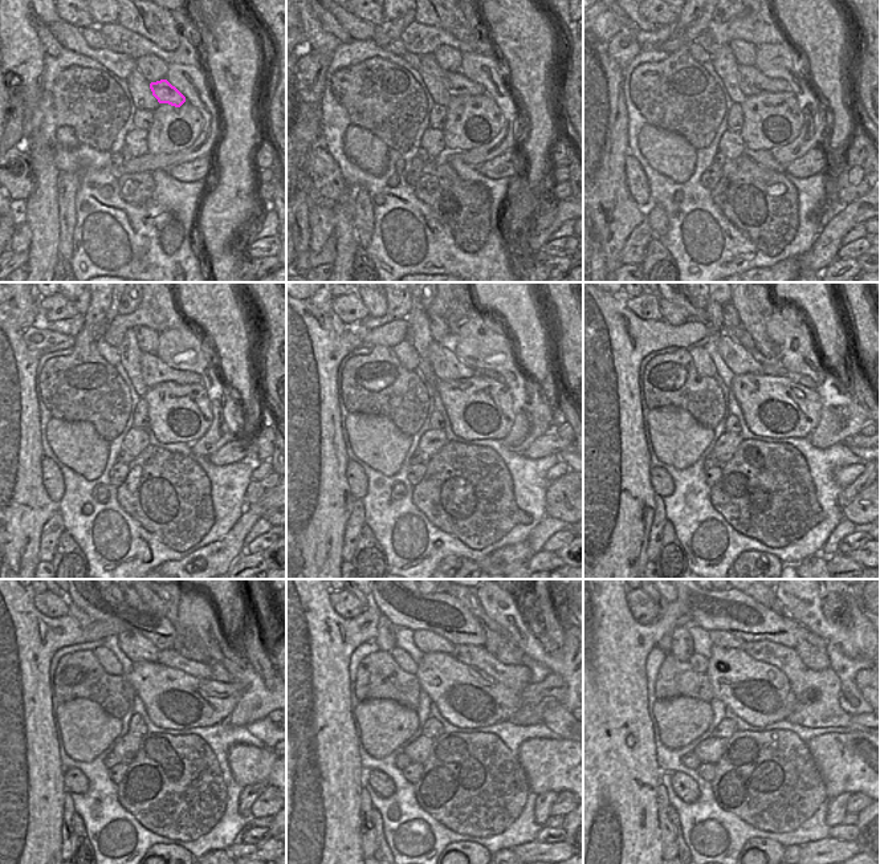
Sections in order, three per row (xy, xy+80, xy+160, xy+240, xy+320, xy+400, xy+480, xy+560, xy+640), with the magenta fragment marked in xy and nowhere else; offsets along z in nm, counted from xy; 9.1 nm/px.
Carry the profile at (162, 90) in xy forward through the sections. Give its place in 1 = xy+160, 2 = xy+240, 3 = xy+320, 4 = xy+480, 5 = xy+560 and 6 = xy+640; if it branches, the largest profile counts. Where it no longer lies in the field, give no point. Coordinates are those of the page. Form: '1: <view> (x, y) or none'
1: xy+160 (750, 80)
2: xy+240 (154, 370)
3: xy+320 (441, 358)
4: xy+480 (135, 647)
5: xy+560 (428, 642)
6: xy+640 (722, 639)

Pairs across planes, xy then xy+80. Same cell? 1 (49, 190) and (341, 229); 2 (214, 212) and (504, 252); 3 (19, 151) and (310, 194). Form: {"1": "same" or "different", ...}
{"1": "same", "2": "different", "3": "different"}

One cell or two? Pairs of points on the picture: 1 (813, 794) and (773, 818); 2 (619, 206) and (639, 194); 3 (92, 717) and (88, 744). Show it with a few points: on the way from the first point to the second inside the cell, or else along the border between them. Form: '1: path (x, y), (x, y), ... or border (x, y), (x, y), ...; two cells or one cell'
1: path (803, 794), (797, 794), (782, 809); one cell
2: border (624, 167), (624, 180), (632, 199), (646, 207); two cells
3: path (88, 724), (88, 737); one cell

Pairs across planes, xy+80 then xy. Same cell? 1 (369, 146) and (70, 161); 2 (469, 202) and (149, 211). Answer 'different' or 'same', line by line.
1: different
2: different

